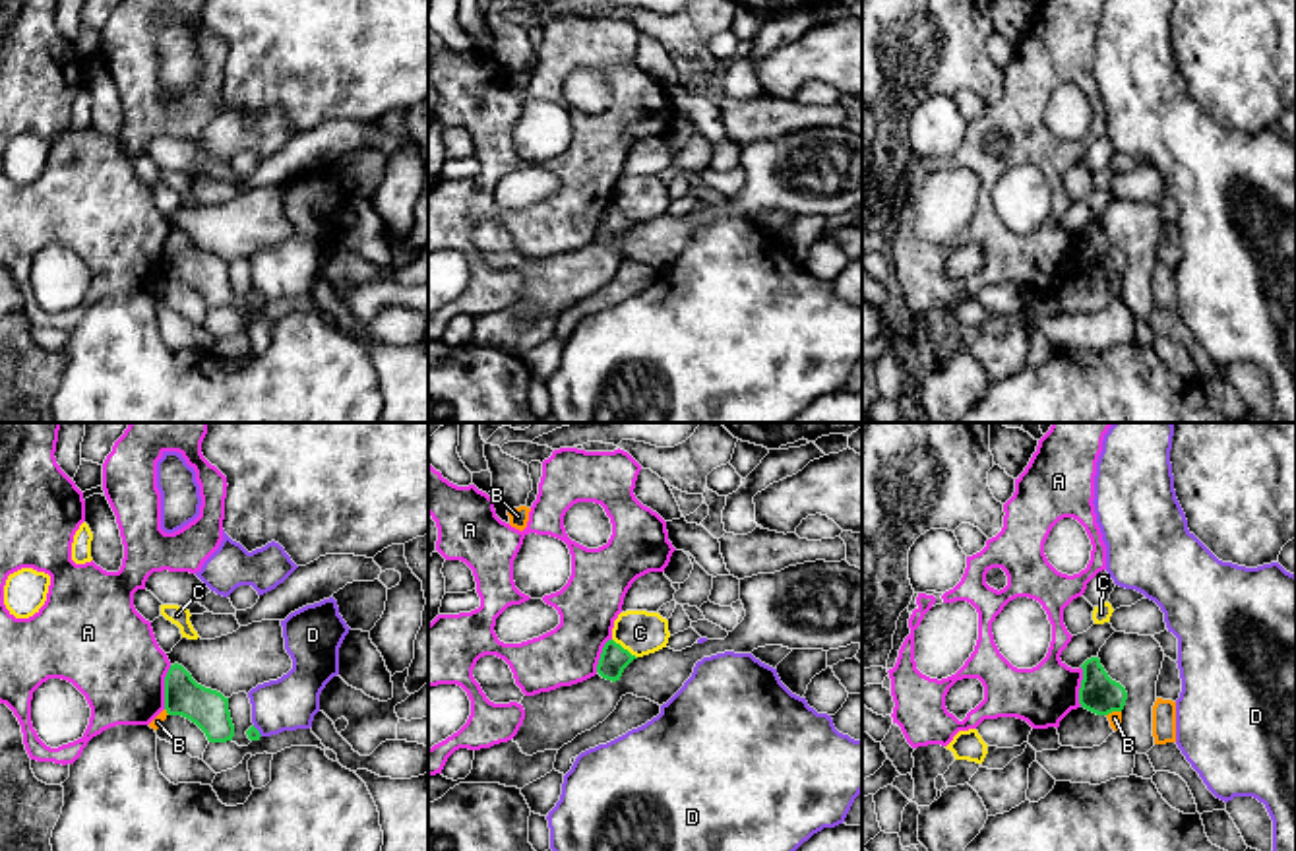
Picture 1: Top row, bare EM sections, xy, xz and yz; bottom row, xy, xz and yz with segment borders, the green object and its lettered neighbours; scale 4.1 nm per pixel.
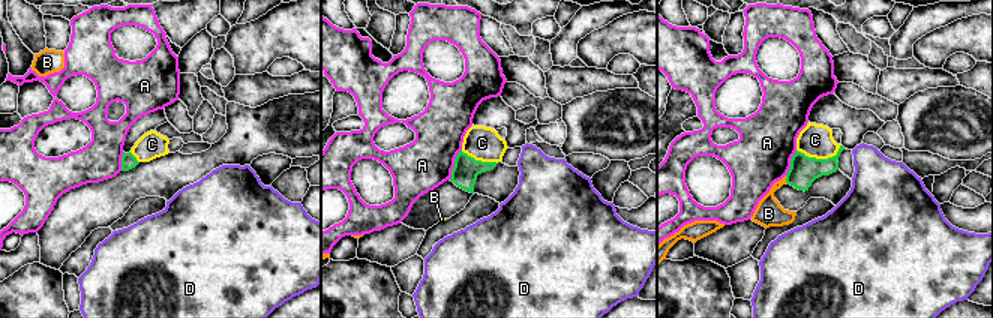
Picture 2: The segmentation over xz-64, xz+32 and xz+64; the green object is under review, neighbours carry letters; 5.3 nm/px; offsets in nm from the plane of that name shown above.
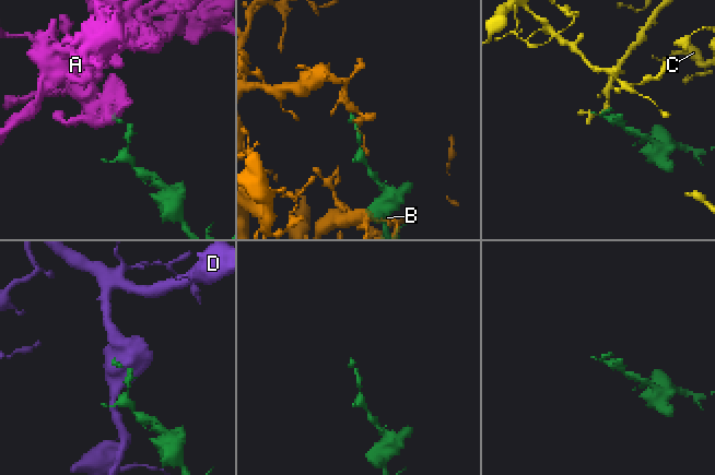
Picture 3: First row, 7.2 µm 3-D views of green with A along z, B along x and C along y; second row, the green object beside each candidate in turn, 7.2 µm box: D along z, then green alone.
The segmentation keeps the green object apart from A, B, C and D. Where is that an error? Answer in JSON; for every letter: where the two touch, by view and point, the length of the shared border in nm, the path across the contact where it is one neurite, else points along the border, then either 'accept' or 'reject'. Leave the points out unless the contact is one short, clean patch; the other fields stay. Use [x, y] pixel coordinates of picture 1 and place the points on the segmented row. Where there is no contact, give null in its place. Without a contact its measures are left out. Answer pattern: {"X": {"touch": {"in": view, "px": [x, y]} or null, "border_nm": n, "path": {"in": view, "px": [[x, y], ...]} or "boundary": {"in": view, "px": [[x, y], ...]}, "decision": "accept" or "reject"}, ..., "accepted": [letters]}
{"A": {"touch": {"in": "xy", "px": [165, 687]}, "border_nm": 190, "boundary": {"in": "xy", "px": [[171, 665], [165, 677], [163, 708]]}, "decision": "reject"}, "B": {"touch": {"in": "yz", "px": [1112, 710]}, "border_nm": 70, "decision": "reject"}, "C": {"touch": {"in": "xz", "px": [622, 648]}, "border_nm": 130, "decision": "reject"}, "D": {"touch": {"in": "xy", "px": [258, 731]}, "border_nm": 60, "boundary": {"in": "xy", "px": [[252, 725], [262, 735]]}, "decision": "reject"}, "accepted": []}

